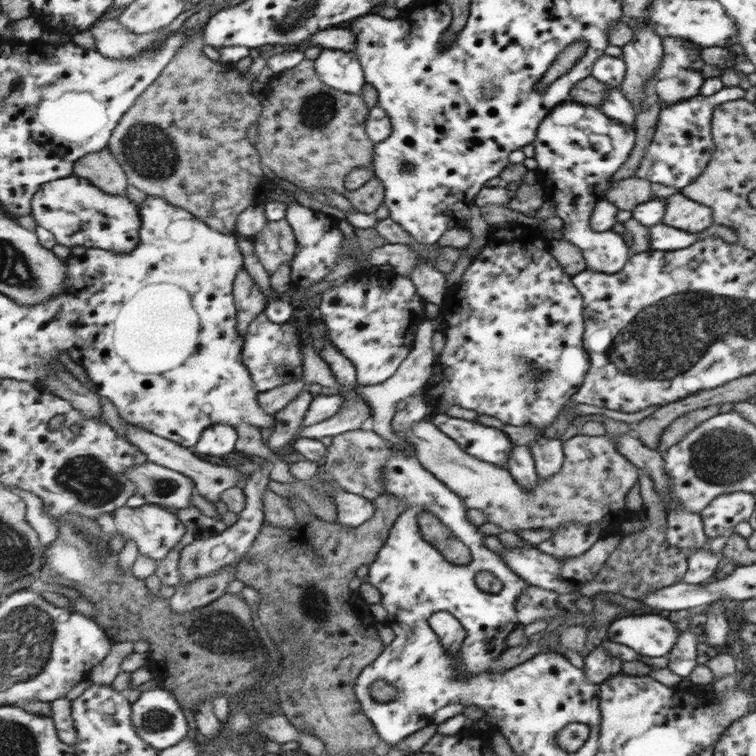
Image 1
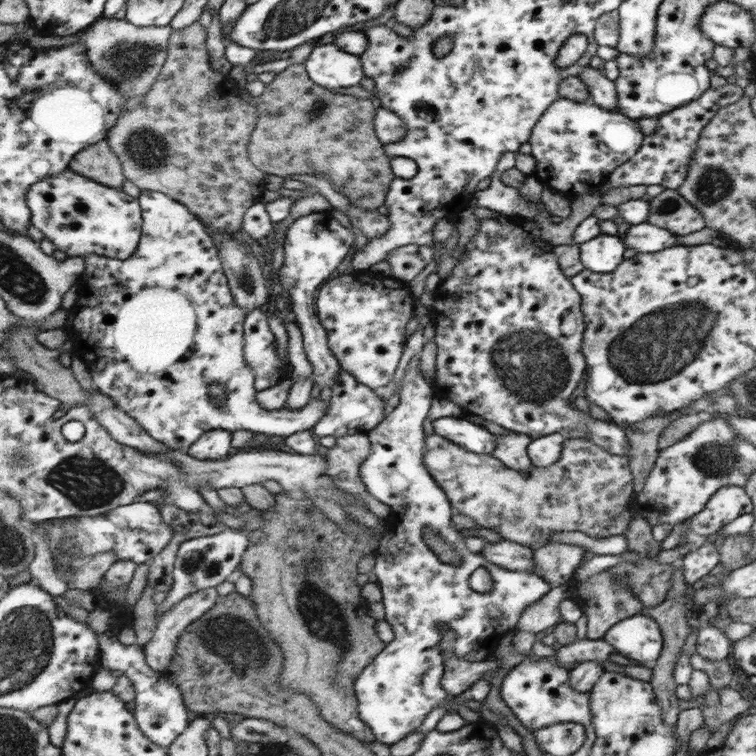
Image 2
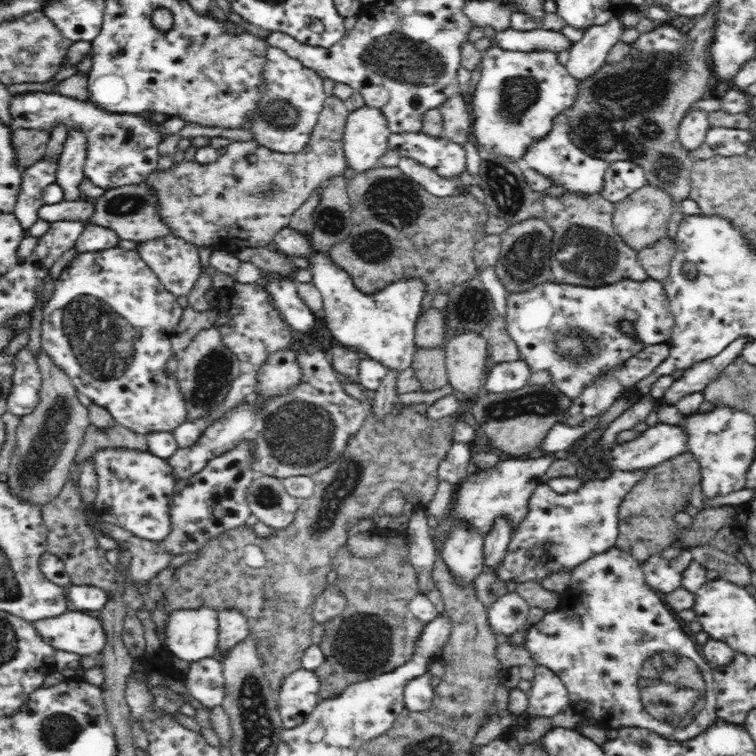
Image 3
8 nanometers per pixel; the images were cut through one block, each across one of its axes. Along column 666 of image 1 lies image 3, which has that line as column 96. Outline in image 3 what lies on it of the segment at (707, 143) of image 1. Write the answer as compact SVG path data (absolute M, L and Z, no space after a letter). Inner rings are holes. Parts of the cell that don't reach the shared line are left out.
M28 92L12 98L9 105L12 128L54 130L60 123L70 130L80 126L87 134L87 162L83 175L97 187L112 189L127 185L140 185L156 171L159 159L161 124L147 120L146 116L113 115L91 101L82 102L57 93Z

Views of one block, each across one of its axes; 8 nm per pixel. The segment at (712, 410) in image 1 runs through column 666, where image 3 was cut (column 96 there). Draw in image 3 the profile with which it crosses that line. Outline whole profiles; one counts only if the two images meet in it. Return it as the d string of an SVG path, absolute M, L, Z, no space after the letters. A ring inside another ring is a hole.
M116 423L108 428L98 428L89 424L84 433L84 442L76 450L76 458L73 464L79 465L86 459L91 458L95 450L101 448L132 448L138 451L148 451L146 435L136 434L129 428Z

